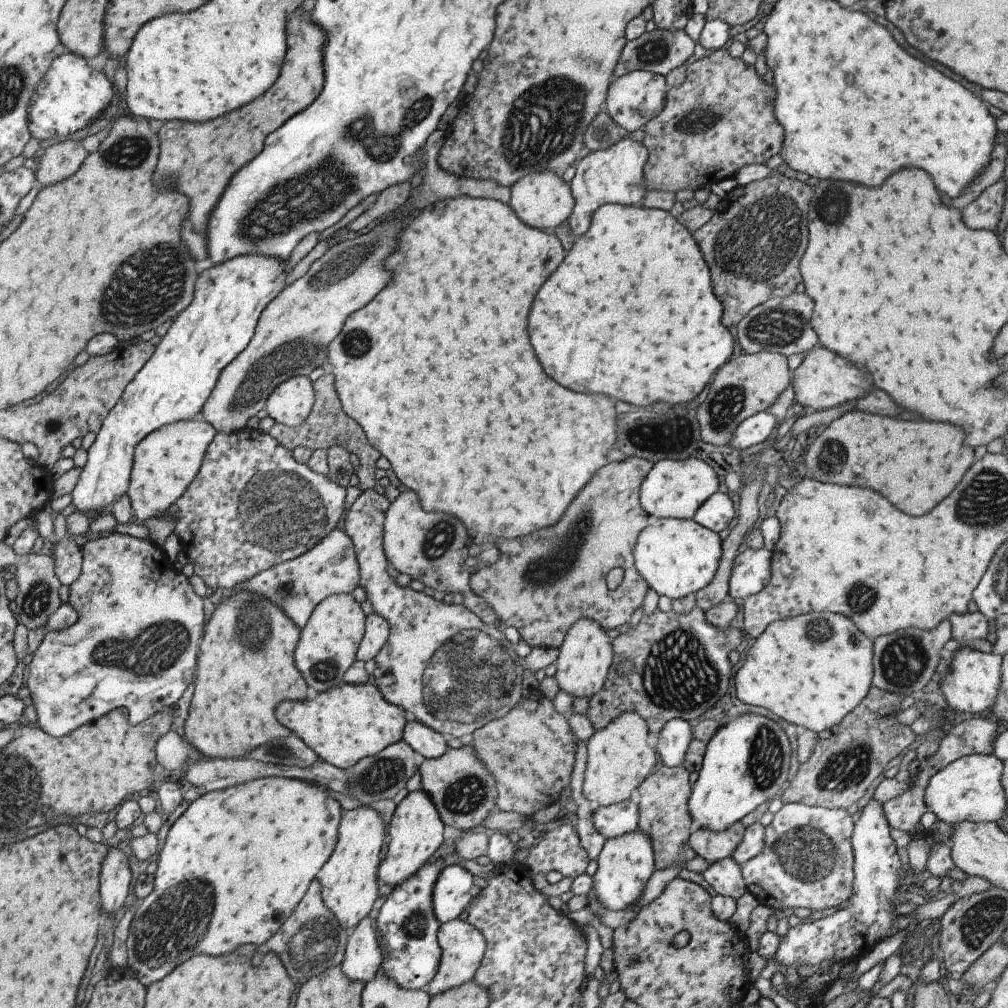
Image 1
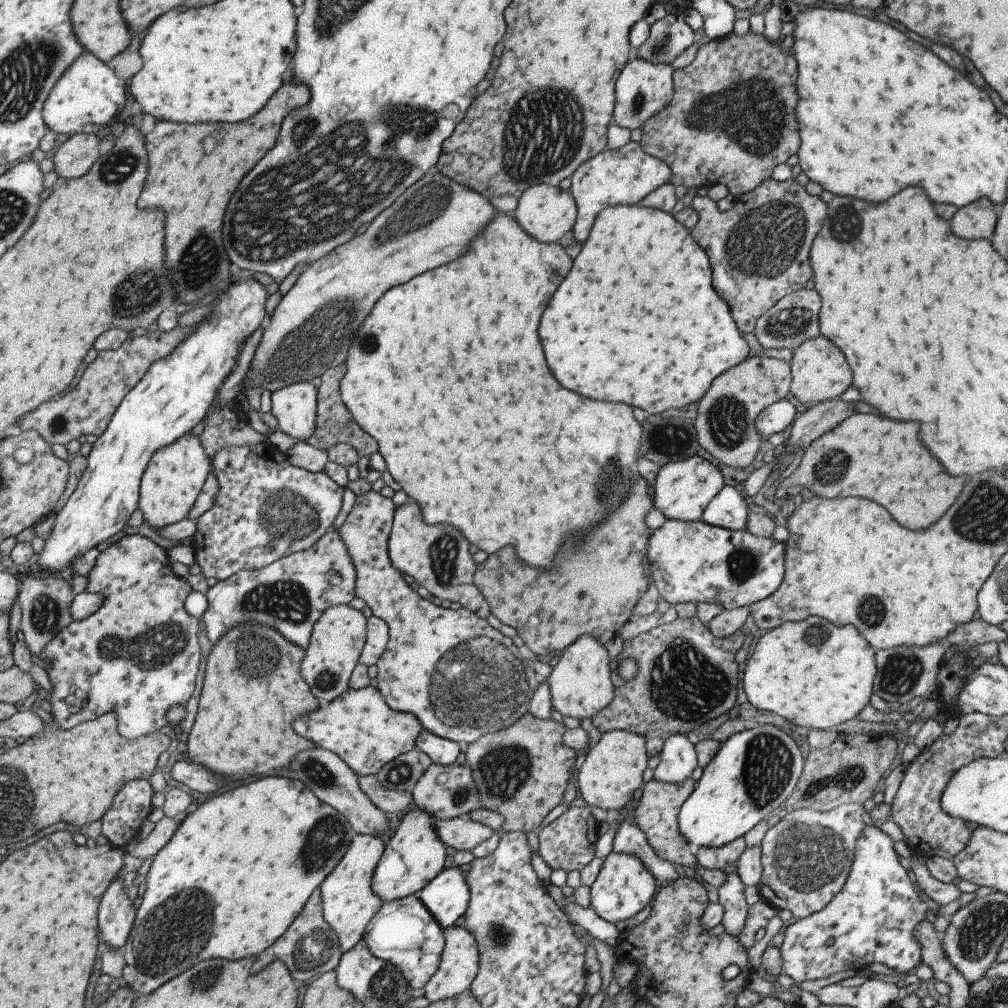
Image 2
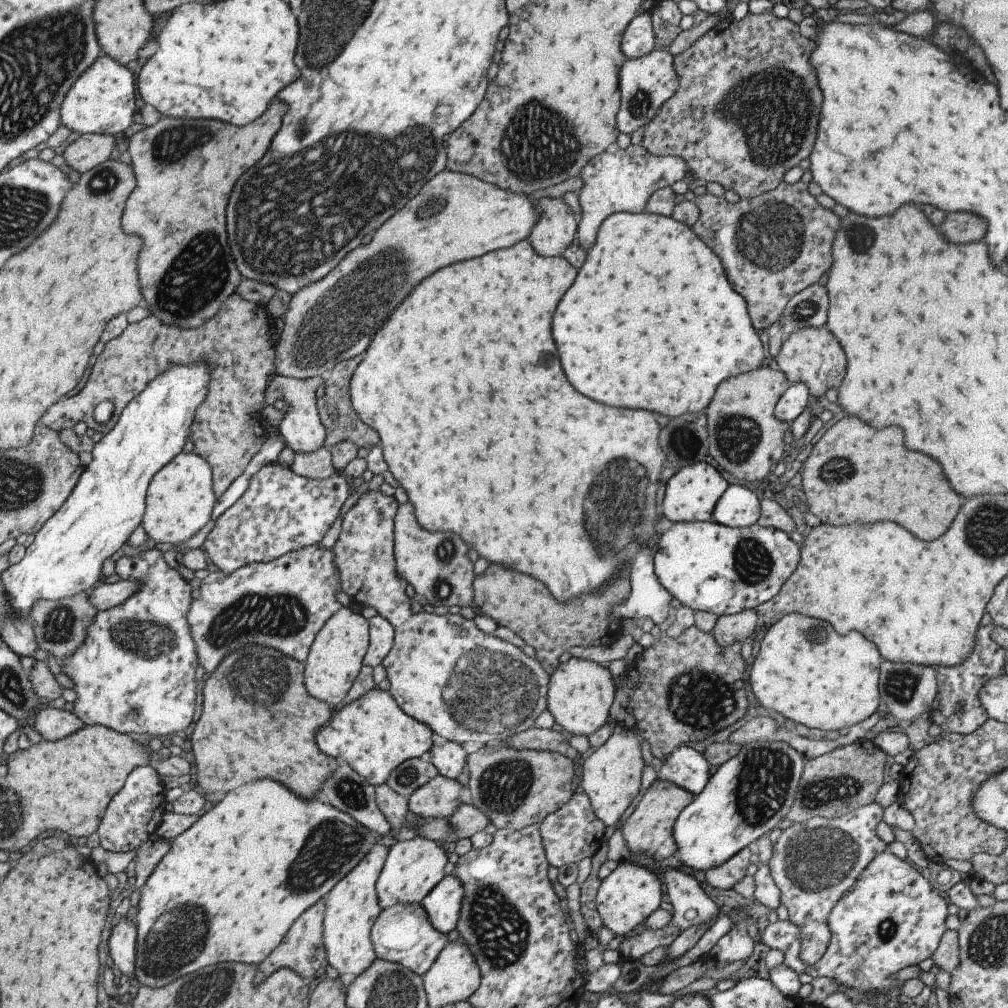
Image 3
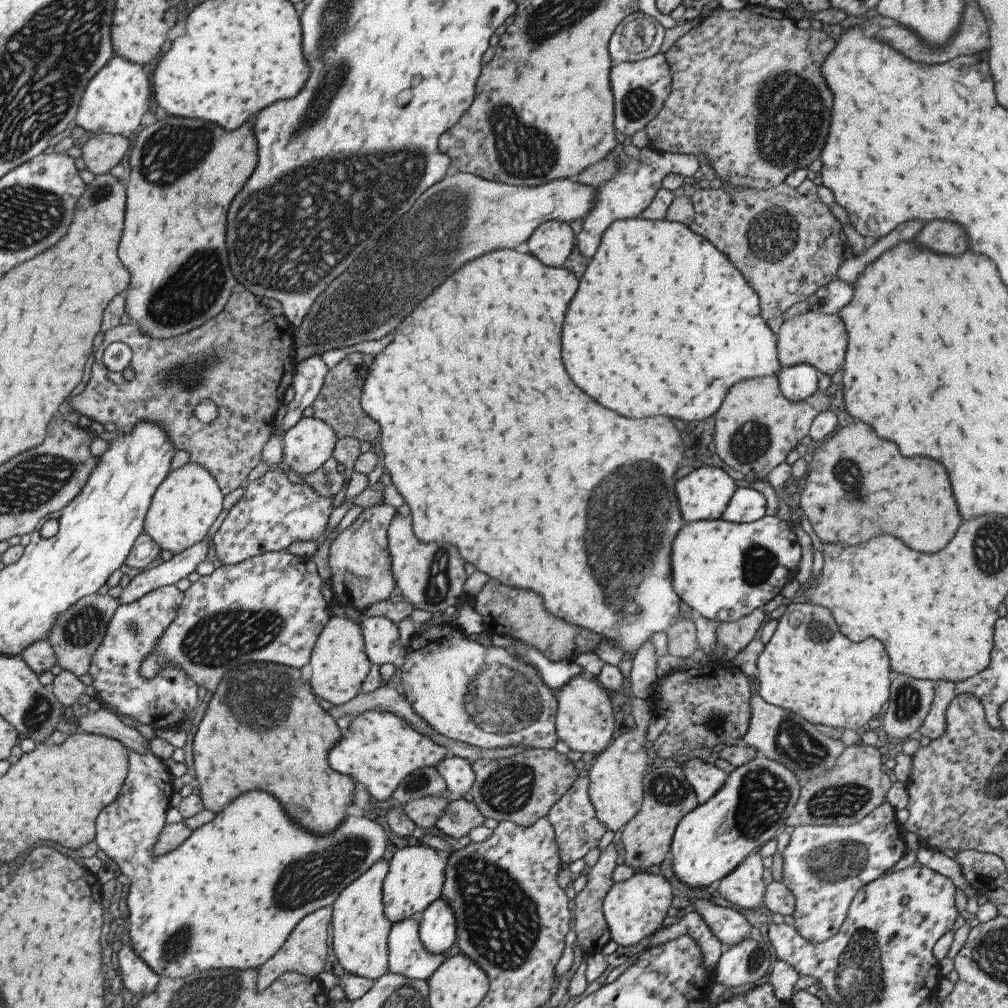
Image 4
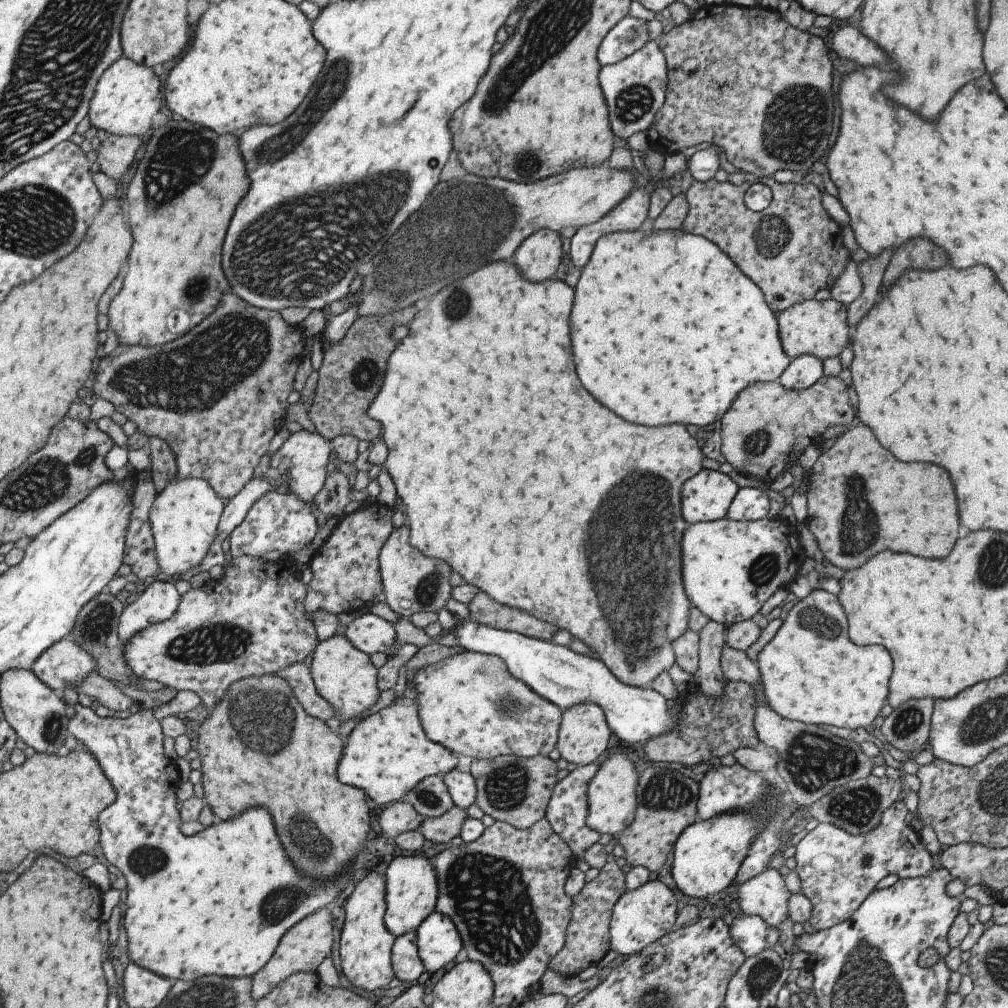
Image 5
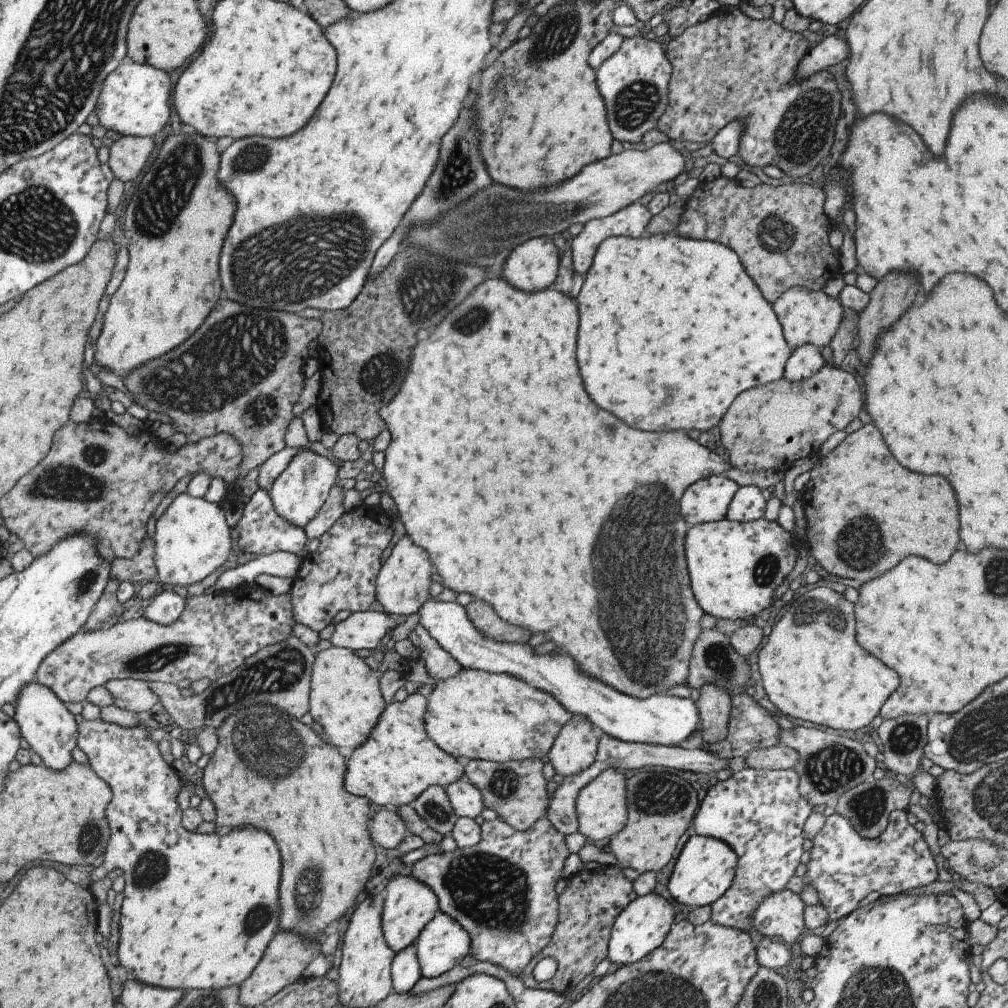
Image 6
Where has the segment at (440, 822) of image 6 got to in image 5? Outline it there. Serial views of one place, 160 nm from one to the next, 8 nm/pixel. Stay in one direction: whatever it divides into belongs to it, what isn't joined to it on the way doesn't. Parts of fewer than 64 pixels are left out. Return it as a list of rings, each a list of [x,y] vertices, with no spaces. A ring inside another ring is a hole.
[[[440,775],[422,778],[403,795],[401,801],[411,804],[423,818],[439,816],[454,804]]]

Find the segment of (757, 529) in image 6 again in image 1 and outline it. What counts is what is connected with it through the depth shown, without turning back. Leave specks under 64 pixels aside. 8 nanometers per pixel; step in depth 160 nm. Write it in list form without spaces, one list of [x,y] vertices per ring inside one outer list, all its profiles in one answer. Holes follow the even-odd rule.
[[[650,517],[634,545],[634,568],[659,596],[671,601],[695,594],[713,579],[721,558],[722,534],[712,532],[692,519]],[[744,548],[733,558],[732,571],[728,579],[728,597],[743,598],[761,592],[771,578],[771,552],[765,548]]]

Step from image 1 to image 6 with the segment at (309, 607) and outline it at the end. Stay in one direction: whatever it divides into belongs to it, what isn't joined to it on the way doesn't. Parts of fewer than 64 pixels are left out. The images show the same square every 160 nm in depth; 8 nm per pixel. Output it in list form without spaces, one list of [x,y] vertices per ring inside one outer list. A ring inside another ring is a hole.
[[[251,583],[249,588],[237,588],[233,592],[225,592],[225,594],[211,593],[188,596],[184,598],[184,607],[181,614],[170,625],[162,625],[140,616],[138,619],[121,621],[104,631],[79,631],[77,635],[72,636],[69,640],[66,640],[65,643],[58,646],[49,656],[47,656],[39,667],[36,680],[45,686],[48,686],[51,690],[54,690],[55,694],[57,694],[63,702],[80,702],[83,704],[86,702],[87,695],[90,694],[91,690],[98,686],[104,686],[104,684],[108,683],[111,679],[163,681],[164,683],[174,685],[179,680],[190,680],[190,682],[195,682],[195,680],[201,680],[201,678],[207,678],[207,680],[211,681],[221,679],[222,676],[234,671],[237,667],[241,667],[242,663],[251,655],[254,655],[259,649],[284,641],[288,636],[293,636],[292,623],[294,620],[292,618],[290,600],[291,595],[289,592],[284,595],[273,595],[269,591],[262,589],[259,585],[254,583]]]

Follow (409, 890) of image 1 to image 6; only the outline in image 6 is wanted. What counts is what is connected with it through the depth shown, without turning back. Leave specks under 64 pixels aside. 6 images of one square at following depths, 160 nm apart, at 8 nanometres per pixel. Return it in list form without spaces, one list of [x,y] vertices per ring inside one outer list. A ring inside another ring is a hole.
[[[413,944],[399,949],[391,959],[390,977],[392,990],[395,993],[407,991],[419,980],[420,966],[414,951]]]

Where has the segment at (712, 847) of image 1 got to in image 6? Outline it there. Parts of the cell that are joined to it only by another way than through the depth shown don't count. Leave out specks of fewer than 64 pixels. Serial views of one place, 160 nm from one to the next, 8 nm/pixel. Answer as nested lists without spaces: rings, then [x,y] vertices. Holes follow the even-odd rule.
[[[781,889],[765,895],[752,912],[752,926],[765,938],[779,936],[786,945],[799,940],[804,904],[799,895]]]

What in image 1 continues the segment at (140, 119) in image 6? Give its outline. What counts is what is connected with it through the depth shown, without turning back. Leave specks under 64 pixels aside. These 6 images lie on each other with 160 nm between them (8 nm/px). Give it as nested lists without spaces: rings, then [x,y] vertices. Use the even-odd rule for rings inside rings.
[[[66,52],[51,64],[50,71],[31,100],[33,137],[44,143],[58,143],[83,135],[89,126],[94,127],[99,116],[111,104],[113,96],[113,84],[102,71],[94,68],[87,59]]]

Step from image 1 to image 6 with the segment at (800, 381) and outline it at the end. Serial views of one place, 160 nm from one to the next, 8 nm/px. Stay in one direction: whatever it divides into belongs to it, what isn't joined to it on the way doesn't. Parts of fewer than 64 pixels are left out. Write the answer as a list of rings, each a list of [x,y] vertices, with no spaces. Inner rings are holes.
[[[803,287],[787,289],[772,304],[773,312],[782,328],[782,335],[790,350],[804,344],[812,344],[819,350],[827,346],[842,321],[844,308],[838,299],[827,296],[822,290],[809,290]]]

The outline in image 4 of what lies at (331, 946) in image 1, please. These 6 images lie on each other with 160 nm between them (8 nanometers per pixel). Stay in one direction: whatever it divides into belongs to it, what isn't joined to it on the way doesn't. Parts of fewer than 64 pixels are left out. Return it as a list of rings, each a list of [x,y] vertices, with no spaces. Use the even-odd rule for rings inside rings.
[[[324,906],[307,913],[291,929],[281,948],[278,948],[269,959],[256,968],[255,988],[257,988],[257,992],[267,988],[275,978],[287,971],[317,978],[318,974],[323,971],[325,958],[327,958],[327,926],[329,926],[330,914],[332,913],[331,907]]]

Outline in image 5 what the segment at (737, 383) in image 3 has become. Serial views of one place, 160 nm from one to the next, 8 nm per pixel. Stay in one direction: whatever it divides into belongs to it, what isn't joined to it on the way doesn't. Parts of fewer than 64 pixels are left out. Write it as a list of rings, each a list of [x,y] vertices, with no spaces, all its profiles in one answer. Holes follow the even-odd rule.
[[[822,377],[809,388],[802,391],[792,391],[786,389],[778,381],[749,383],[739,396],[731,402],[727,412],[721,418],[720,428],[720,453],[725,462],[728,462],[733,469],[739,473],[751,474],[755,478],[767,478],[773,480],[779,472],[786,470],[796,462],[795,454],[807,446],[807,440],[819,441],[820,434],[826,426],[837,424],[844,429],[851,424],[851,420],[856,416],[847,404],[847,388],[843,381],[836,377]]]

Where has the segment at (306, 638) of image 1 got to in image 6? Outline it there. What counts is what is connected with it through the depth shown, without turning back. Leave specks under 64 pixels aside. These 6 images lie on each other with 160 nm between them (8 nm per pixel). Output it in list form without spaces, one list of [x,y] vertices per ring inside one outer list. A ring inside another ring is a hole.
[[[331,645],[313,659],[308,690],[308,713],[317,722],[328,743],[347,754],[364,743],[387,705],[378,685],[379,673],[372,671],[351,649]]]

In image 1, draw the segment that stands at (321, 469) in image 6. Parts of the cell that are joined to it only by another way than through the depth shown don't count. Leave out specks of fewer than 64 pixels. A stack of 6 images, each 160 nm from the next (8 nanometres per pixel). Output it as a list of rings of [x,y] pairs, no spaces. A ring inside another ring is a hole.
[[[296,373],[281,384],[276,384],[268,394],[264,409],[275,423],[297,428],[309,416],[314,399],[311,380],[304,374]]]

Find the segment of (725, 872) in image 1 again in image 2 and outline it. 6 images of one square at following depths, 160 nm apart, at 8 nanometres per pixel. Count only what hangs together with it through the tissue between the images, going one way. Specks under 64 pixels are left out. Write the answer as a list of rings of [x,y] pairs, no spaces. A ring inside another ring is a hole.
[[[736,872],[726,874],[723,882],[717,887],[718,903],[723,907],[722,921],[724,932],[738,938],[744,927],[748,904],[744,899],[744,884]]]

